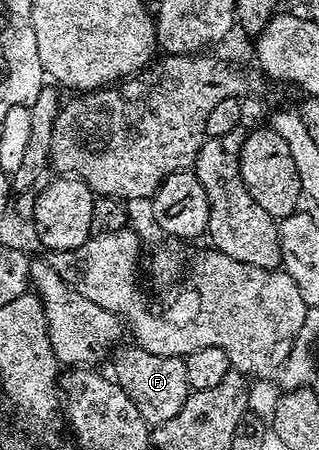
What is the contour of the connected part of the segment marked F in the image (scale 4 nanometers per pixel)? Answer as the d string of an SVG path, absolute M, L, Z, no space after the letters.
M121 345L112 352L113 359L112 378L131 397L135 409L143 417L143 421L150 425L166 423L183 409L183 401L191 394L191 388L187 381L187 365L180 355L163 357L162 355L152 355L136 345L125 347Z

